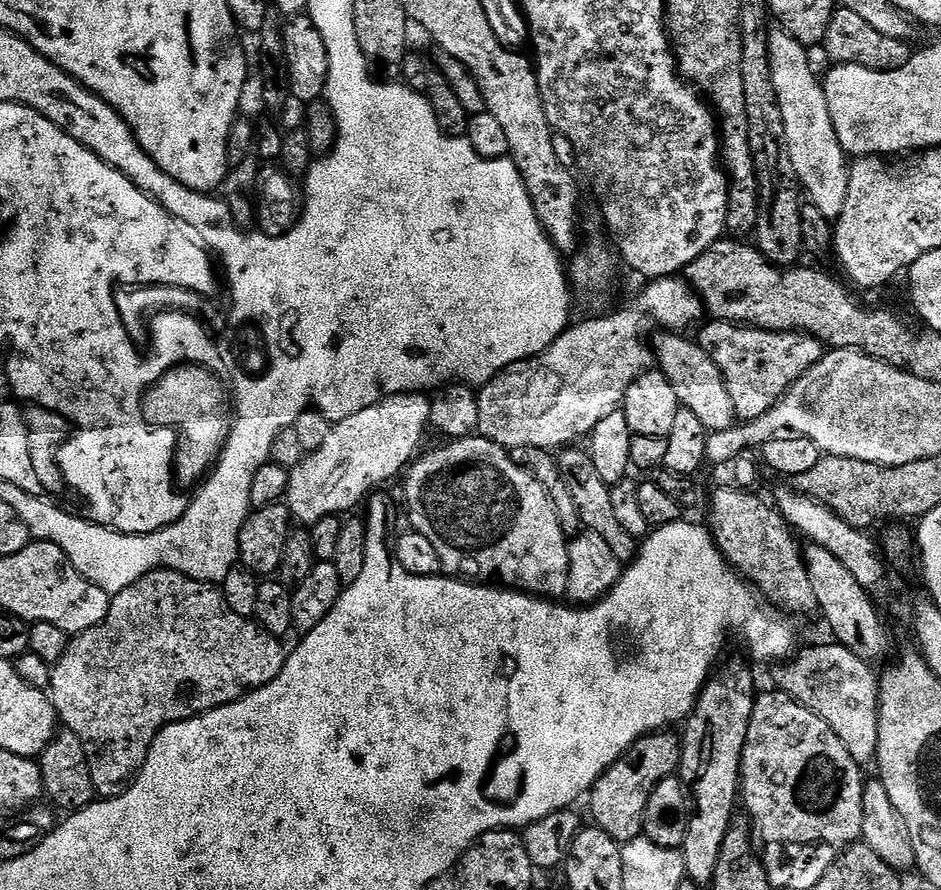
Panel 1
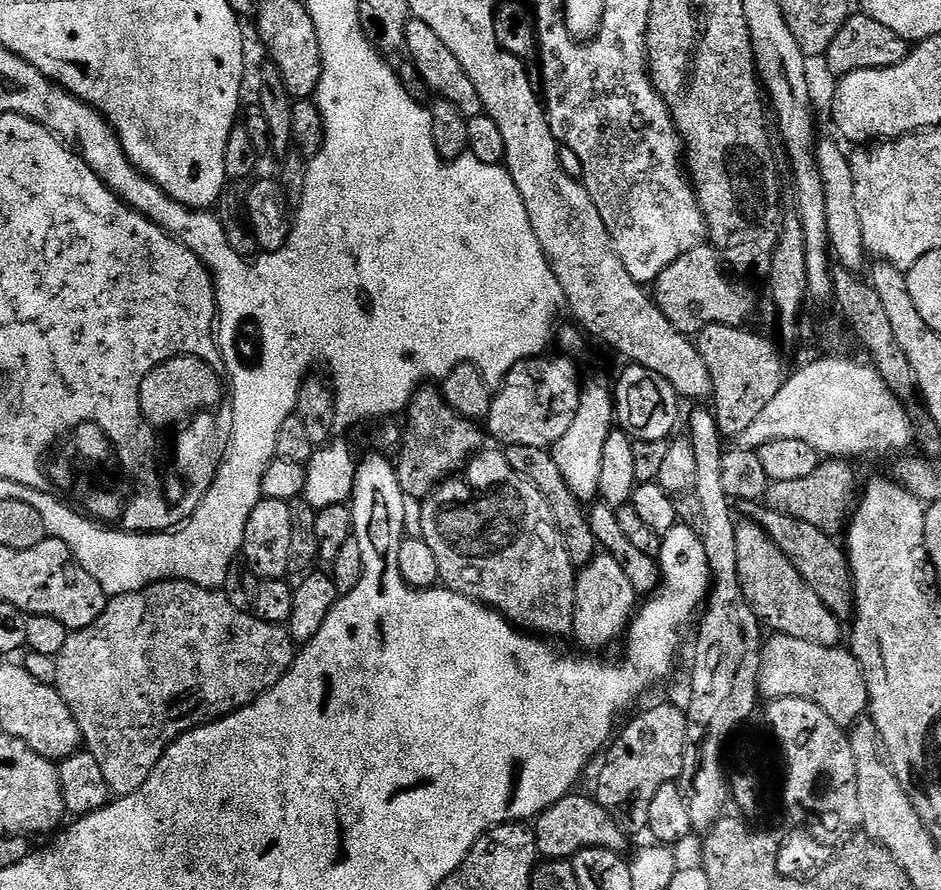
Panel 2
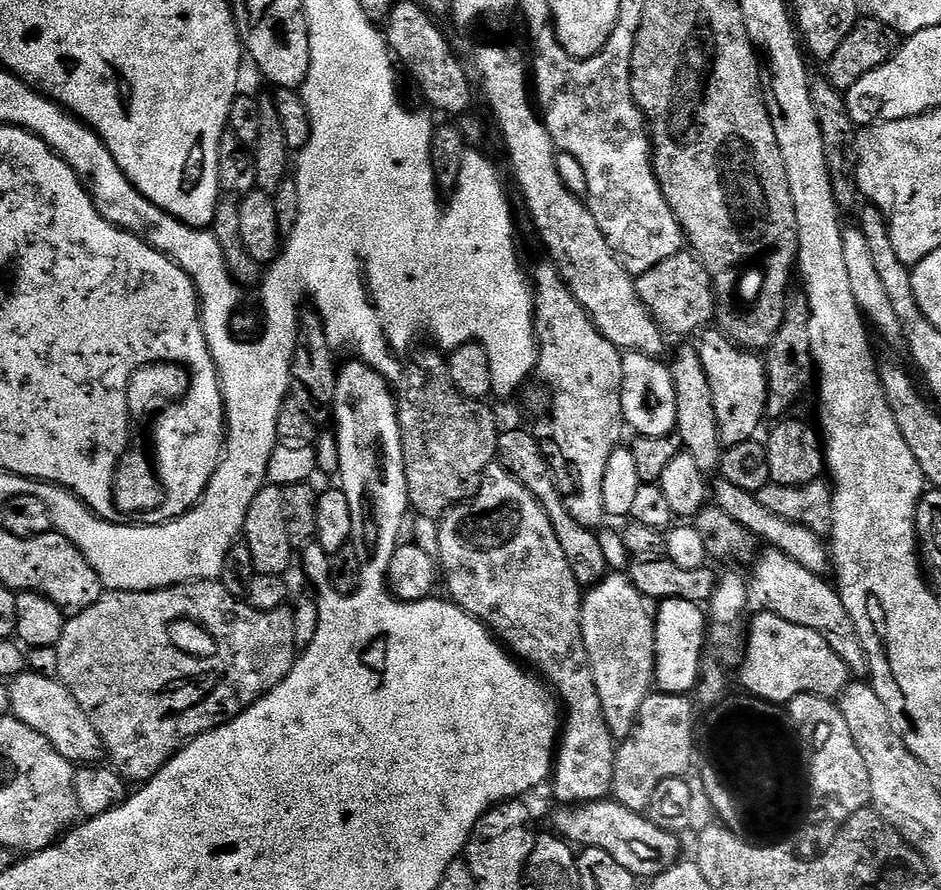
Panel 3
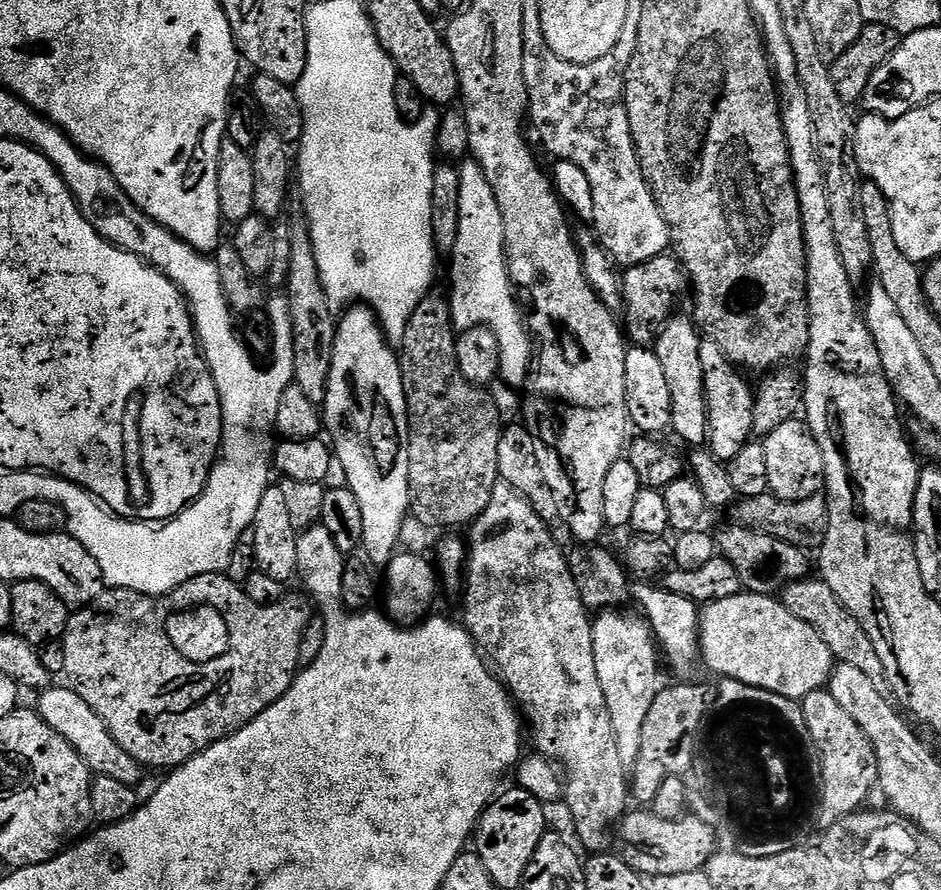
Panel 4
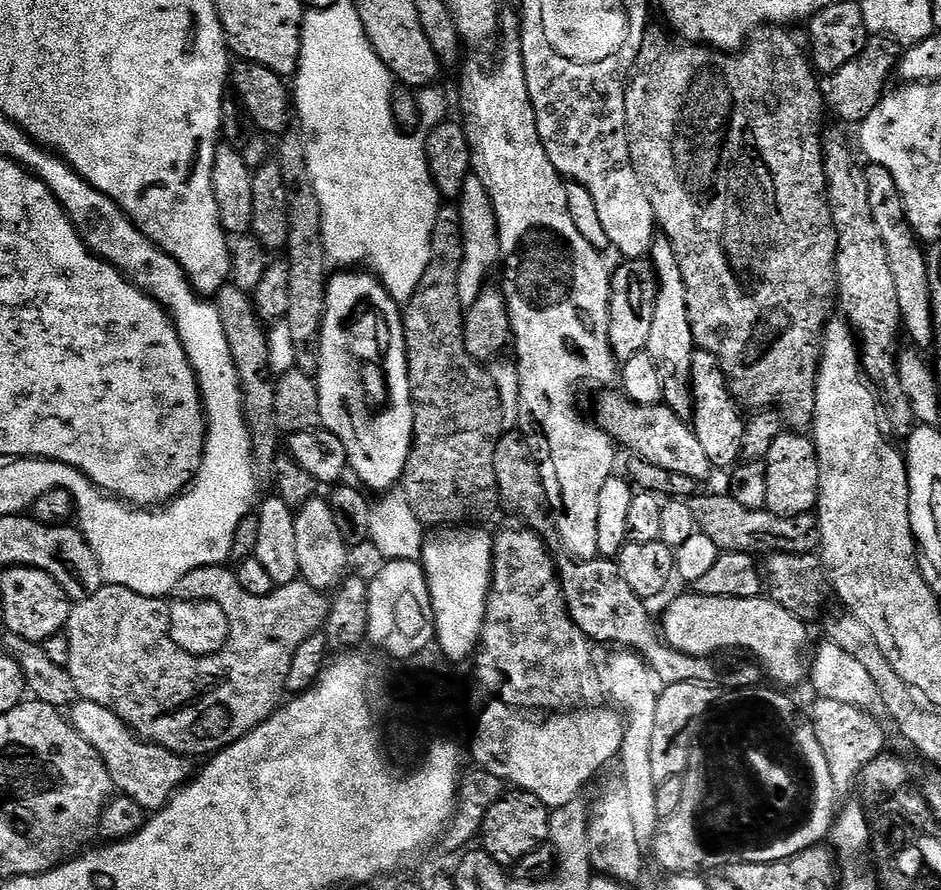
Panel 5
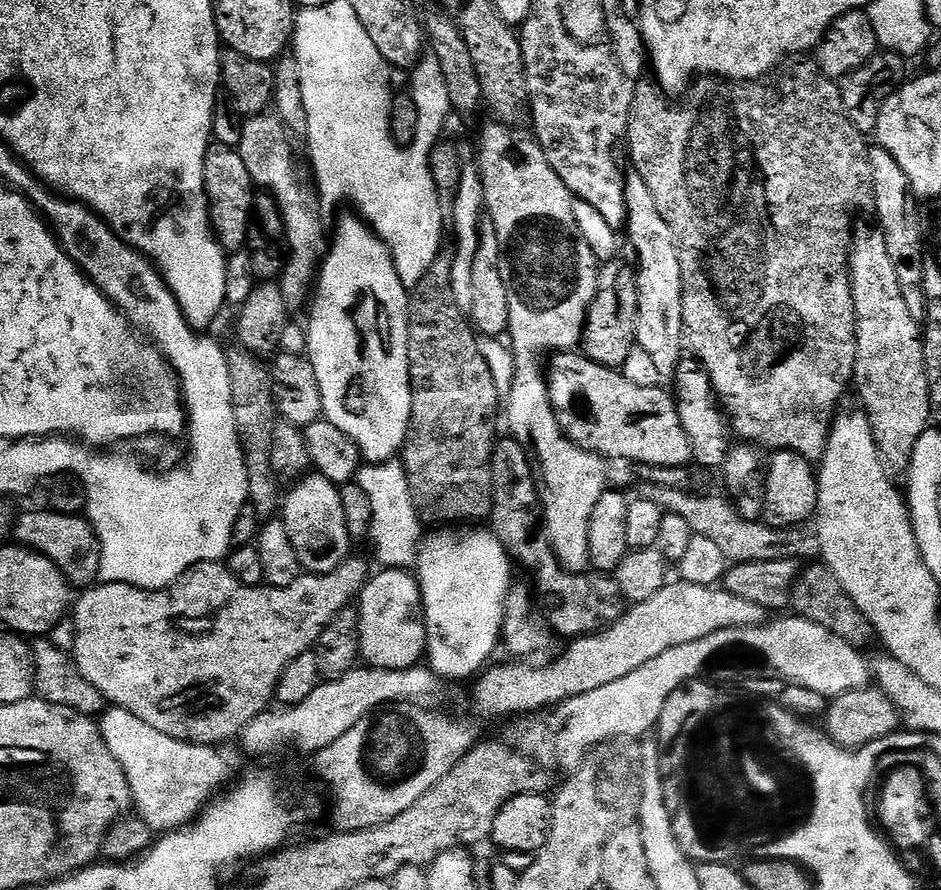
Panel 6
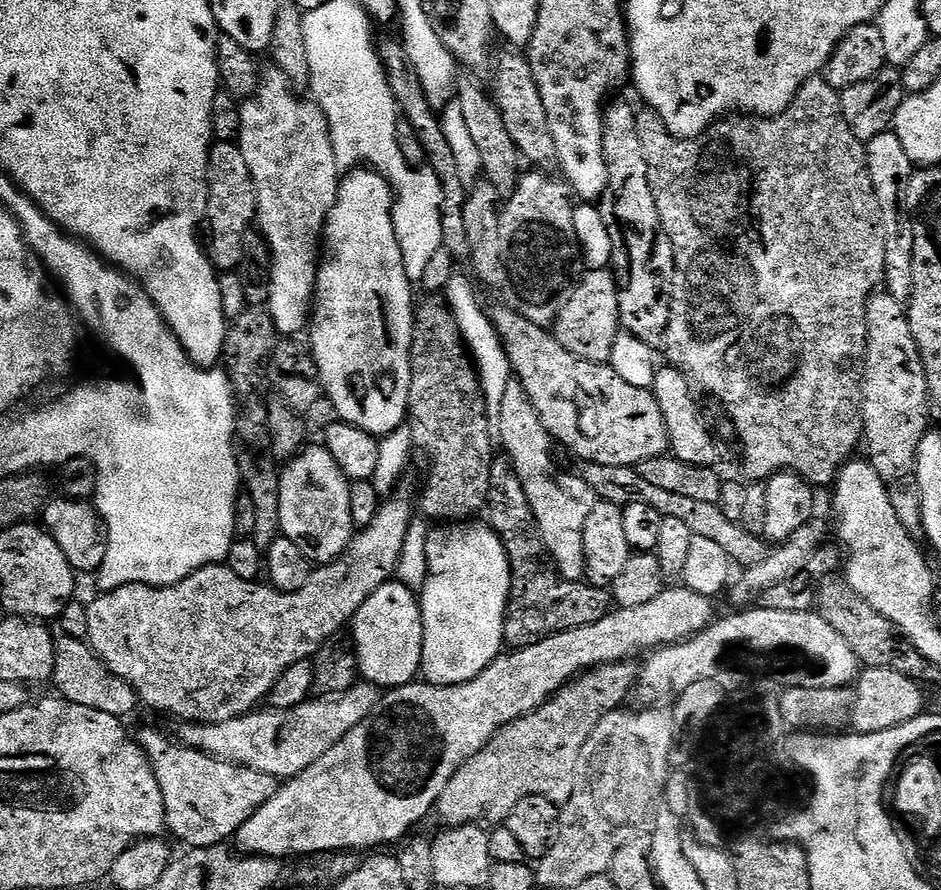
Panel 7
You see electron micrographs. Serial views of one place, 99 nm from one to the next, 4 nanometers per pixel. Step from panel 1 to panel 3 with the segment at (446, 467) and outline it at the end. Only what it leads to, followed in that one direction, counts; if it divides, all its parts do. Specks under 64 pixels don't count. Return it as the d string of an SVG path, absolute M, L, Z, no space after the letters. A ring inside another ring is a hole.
M494 462L485 470L478 494L474 494L468 503L458 504L444 513L438 524L438 564L442 569L443 583L444 580L448 583L447 595L452 603L484 625L517 661L527 665L549 689L554 690L562 705L566 719L554 757L554 779L550 784L553 794L564 806L591 806L609 799L616 782L614 762L618 742L612 737L610 726L606 726L602 698L598 698L598 686L594 686L594 674L582 638L582 589L574 578L574 570L570 570L566 554L562 554L562 542L558 542L558 534L546 510L542 510L536 496L530 494L518 478L511 476L499 462Z

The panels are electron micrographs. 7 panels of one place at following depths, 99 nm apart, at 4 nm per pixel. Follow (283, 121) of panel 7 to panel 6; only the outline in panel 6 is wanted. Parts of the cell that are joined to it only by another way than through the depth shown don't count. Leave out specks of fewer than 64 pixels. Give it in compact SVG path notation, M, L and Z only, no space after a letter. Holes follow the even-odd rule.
M265 114L263 116L254 116L244 121L244 133L242 134L242 142L238 151L242 154L242 162L246 162L246 170L250 170L250 178L253 185L260 184L265 193L270 194L278 202L281 214L284 215L284 225L286 226L286 234L288 235L288 265L284 267L284 275L280 277L278 283L280 288L286 294L289 305L296 306L309 299L310 289L314 284L314 277L318 272L318 265L323 261L326 255L326 236L324 240L324 220L320 217L322 213L322 205L317 189L314 187L313 181L304 177L302 169L296 165L296 152L292 149L294 143L293 137L285 128L280 117L276 114Z

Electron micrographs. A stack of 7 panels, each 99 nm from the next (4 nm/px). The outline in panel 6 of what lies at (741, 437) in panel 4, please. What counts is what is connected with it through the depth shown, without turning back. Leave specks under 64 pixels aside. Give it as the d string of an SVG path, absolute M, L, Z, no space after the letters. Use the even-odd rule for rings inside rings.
M688 354L681 360L676 375L674 377L674 395L676 398L676 409L678 410L678 418L682 418L682 426L686 430L686 438L690 438L690 446L692 447L692 455L695 463L699 467L709 470L716 470L726 462L727 454L734 445L734 436L730 431L730 421L712 388L712 379L710 374L704 369L703 364L696 359L695 356Z

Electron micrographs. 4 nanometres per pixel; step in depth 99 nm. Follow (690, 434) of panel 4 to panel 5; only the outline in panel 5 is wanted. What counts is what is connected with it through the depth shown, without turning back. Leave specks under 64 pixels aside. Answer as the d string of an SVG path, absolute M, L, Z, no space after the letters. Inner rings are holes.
M660 234L652 241L650 253L652 271L656 278L656 301L654 302L654 322L650 322L650 338L647 351L658 366L658 378L662 378L662 403L678 418L691 421L692 383L690 382L690 358L696 351L696 339L690 330L690 318L686 306L686 282L682 282L682 270L678 258L667 236Z

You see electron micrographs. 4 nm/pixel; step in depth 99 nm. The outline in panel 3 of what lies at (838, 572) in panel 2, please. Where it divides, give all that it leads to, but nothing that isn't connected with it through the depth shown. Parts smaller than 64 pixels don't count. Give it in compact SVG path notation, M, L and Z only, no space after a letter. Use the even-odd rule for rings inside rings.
M716 478L710 484L710 500L715 507L730 514L730 518L734 518L738 526L746 526L746 530L750 530L750 534L754 534L757 541L764 543L765 540L769 549L786 553L794 562L798 562L815 576L824 576L829 571L830 548L825 537L814 534L812 530L798 522L790 522L786 518L770 514L770 510L766 510L766 506L758 502L755 492L738 490L738 486L730 486L730 482Z

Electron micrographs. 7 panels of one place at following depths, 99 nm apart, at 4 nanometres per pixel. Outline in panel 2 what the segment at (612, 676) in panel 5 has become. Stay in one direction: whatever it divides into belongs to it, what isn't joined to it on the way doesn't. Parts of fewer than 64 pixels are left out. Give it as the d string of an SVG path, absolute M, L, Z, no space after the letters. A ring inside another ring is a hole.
M598 554L591 562L583 565L576 573L576 598L574 604L574 640L581 644L581 649L596 650L592 648L604 648L612 644L616 639L627 633L632 617L638 611L638 593L634 586L630 586L630 578L626 578L626 570L618 566L618 558L607 554Z

